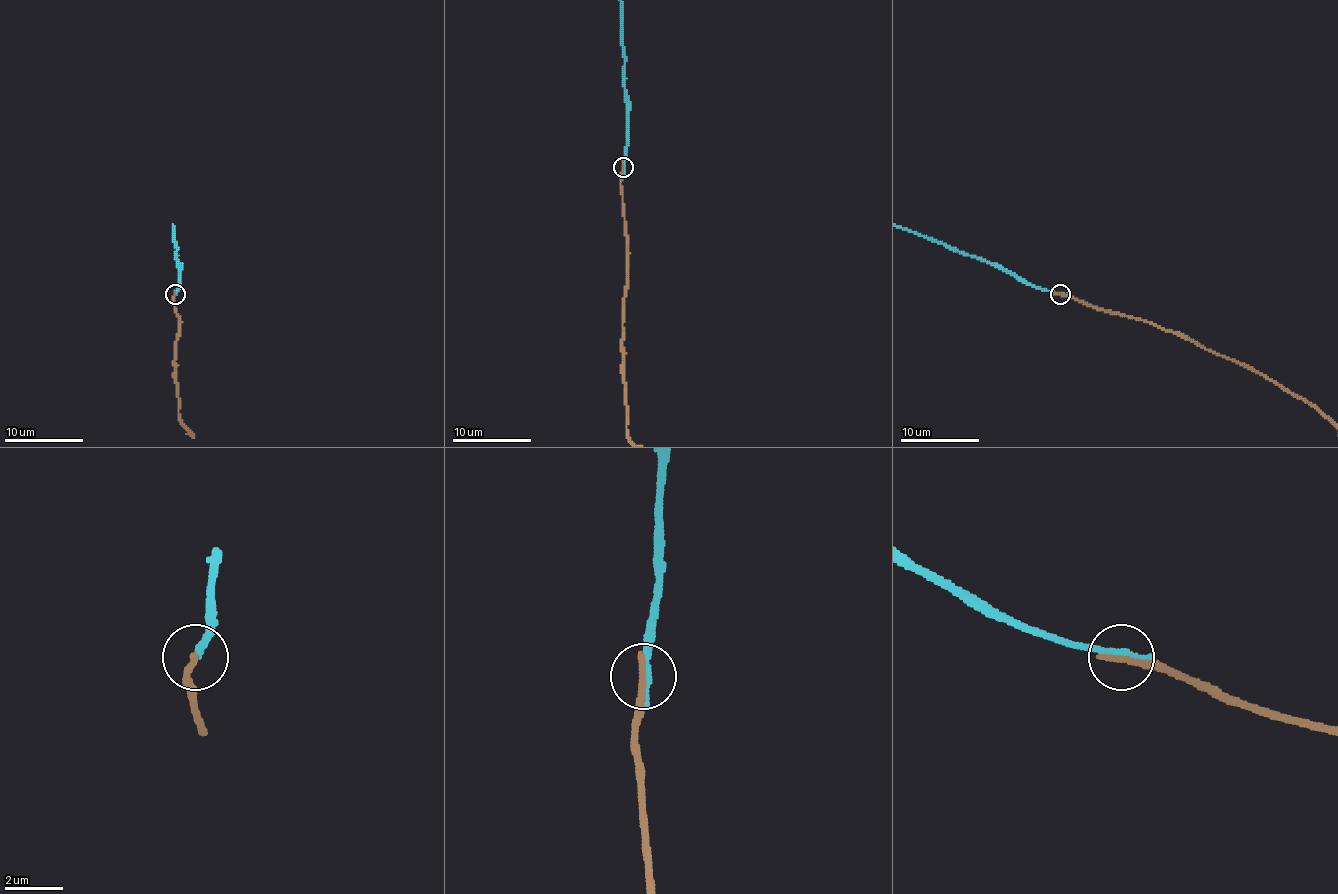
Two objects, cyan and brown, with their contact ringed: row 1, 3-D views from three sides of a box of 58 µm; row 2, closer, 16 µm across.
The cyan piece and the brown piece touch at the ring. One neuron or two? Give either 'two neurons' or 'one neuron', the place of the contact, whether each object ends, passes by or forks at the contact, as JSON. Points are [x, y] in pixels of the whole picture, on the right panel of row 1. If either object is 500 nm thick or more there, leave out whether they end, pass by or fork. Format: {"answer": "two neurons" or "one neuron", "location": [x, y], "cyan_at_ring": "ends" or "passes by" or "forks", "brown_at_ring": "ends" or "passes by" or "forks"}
{"answer": "two neurons", "location": [1060, 294], "cyan_at_ring": "ends", "brown_at_ring": "ends"}

